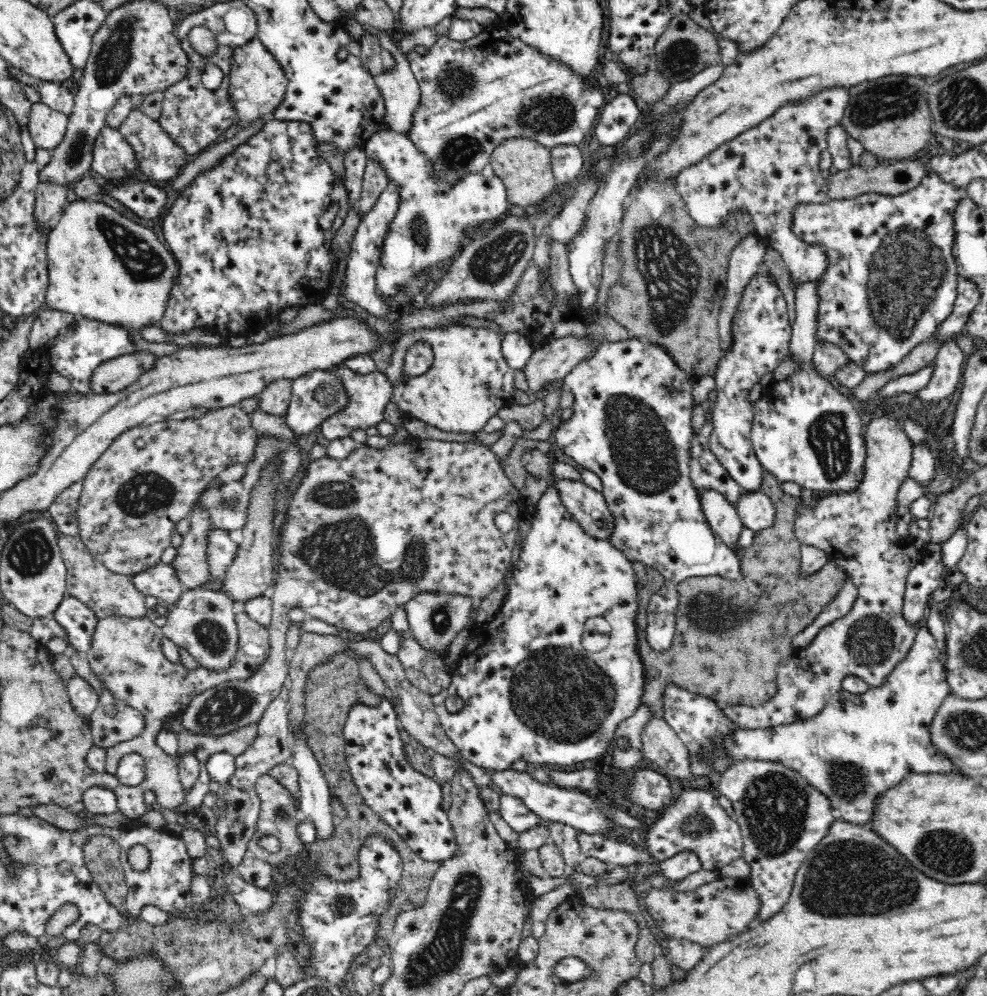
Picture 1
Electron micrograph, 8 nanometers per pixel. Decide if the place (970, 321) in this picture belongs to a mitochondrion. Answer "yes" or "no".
no

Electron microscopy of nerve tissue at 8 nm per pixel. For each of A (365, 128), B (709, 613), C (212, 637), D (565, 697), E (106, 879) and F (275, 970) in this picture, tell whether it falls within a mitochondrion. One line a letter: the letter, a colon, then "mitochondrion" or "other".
A: other
B: mitochondrion
C: mitochondrion
D: mitochondrion
E: other
F: other

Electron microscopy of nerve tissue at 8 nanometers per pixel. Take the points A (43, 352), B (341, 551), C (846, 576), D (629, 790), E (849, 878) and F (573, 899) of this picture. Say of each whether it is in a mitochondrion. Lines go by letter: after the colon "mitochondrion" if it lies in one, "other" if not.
A: other
B: mitochondrion
C: other
D: other
E: mitochondrion
F: other

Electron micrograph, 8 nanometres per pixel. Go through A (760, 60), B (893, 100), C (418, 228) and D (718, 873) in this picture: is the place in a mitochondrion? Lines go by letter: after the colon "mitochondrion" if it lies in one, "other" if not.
A: other
B: mitochondrion
C: mitochondrion
D: other

